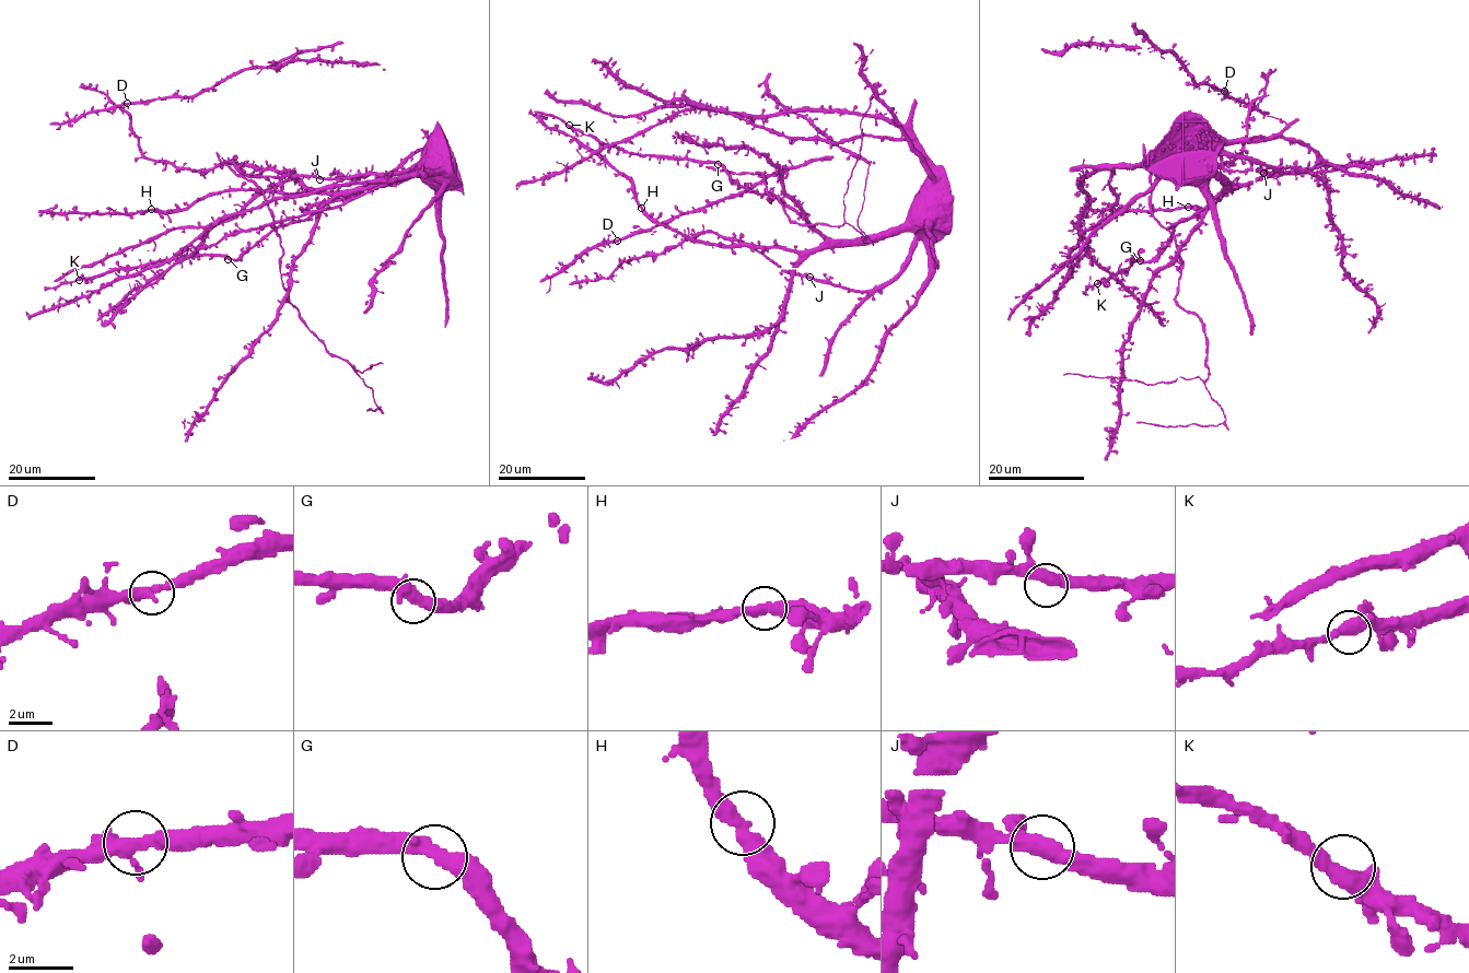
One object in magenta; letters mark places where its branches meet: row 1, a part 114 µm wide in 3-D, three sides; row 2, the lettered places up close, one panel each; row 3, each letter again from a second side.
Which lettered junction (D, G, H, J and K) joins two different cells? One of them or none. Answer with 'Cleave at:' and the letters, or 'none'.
Cleave at: none

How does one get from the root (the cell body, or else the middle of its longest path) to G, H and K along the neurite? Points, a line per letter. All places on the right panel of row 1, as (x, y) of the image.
G: (1262, 171), (1278, 168), (1216, 154), (1223, 187), (1175, 223), (1151, 259), (1140, 260)
H: (1262, 171), (1278, 168), (1216, 154), (1213, 166), (1235, 187), (1230, 185), (1212, 206), (1188, 207)
K: (1262, 171), (1278, 168), (1216, 154), (1223, 187), (1175, 223), (1151, 259), (1135, 257), (1097, 283)

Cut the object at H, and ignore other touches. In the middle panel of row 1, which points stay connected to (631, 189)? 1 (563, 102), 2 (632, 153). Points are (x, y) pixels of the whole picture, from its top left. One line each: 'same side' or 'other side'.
1: other side
2: other side

